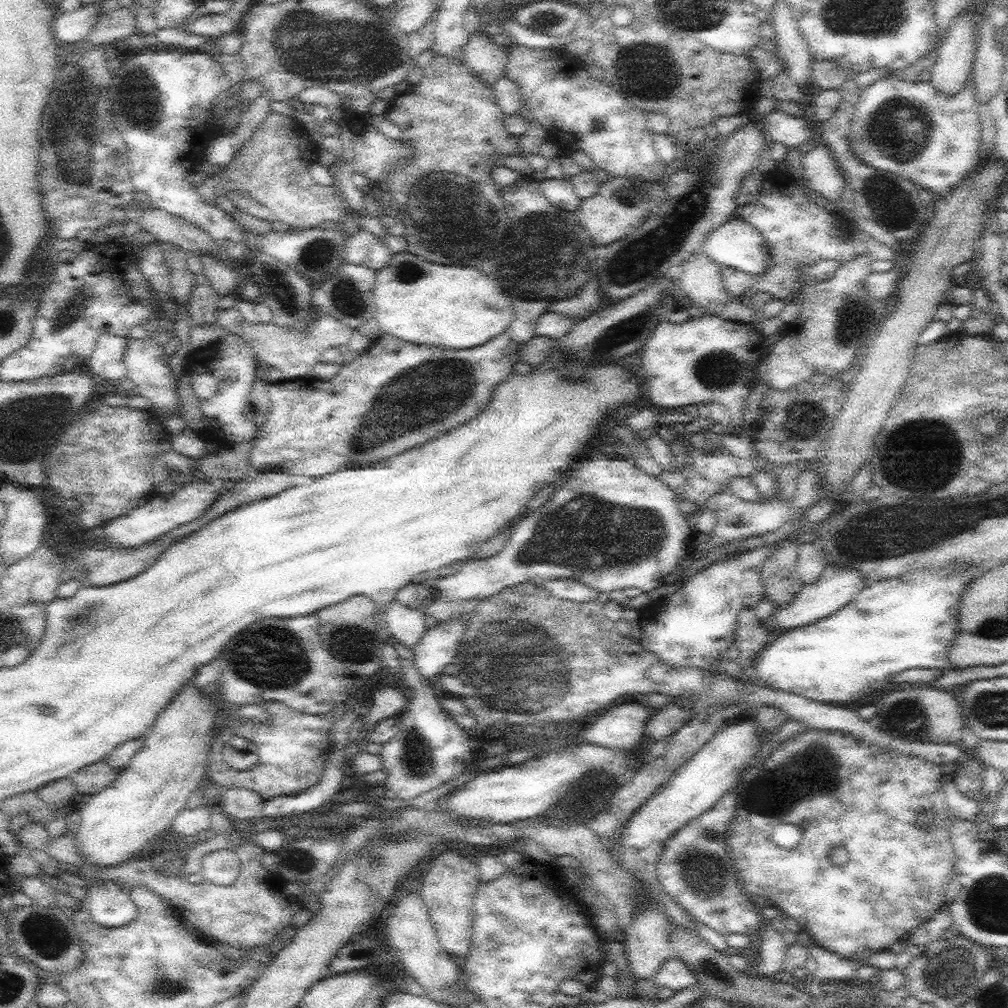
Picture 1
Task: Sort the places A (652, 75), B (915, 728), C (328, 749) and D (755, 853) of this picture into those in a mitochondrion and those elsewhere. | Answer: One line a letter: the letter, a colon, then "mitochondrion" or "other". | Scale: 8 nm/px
A: mitochondrion
B: mitochondrion
C: other
D: other

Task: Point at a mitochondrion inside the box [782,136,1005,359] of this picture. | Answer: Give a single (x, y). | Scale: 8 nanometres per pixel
(891, 202)

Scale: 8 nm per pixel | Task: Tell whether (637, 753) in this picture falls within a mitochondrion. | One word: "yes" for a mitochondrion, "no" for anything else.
no

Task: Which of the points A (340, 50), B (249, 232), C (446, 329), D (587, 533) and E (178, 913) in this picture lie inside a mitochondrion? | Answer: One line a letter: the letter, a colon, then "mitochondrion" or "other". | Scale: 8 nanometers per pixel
A: mitochondrion
B: other
C: other
D: mitochondrion
E: other

